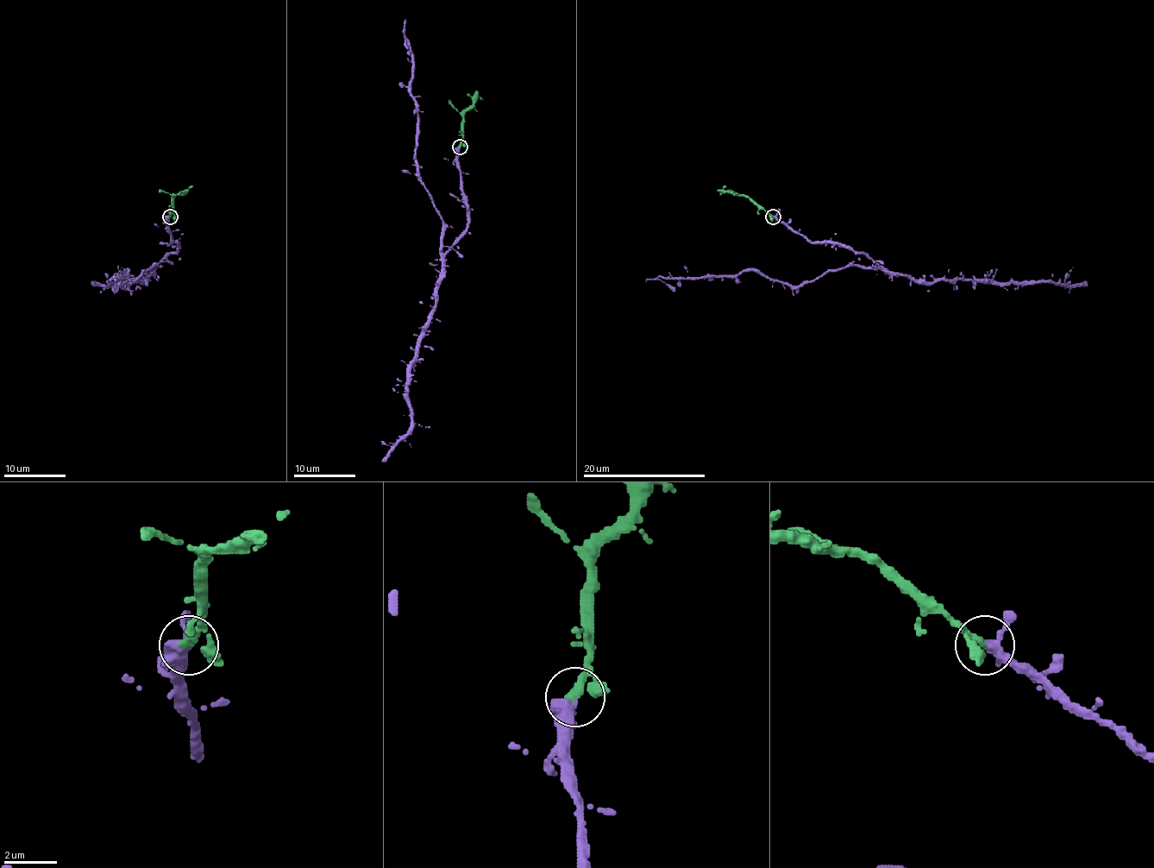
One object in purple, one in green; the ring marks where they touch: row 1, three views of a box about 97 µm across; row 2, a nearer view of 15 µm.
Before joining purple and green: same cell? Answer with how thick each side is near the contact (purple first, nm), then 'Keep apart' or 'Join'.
Thickness 280 nm (purple) against 360 nm. Join

